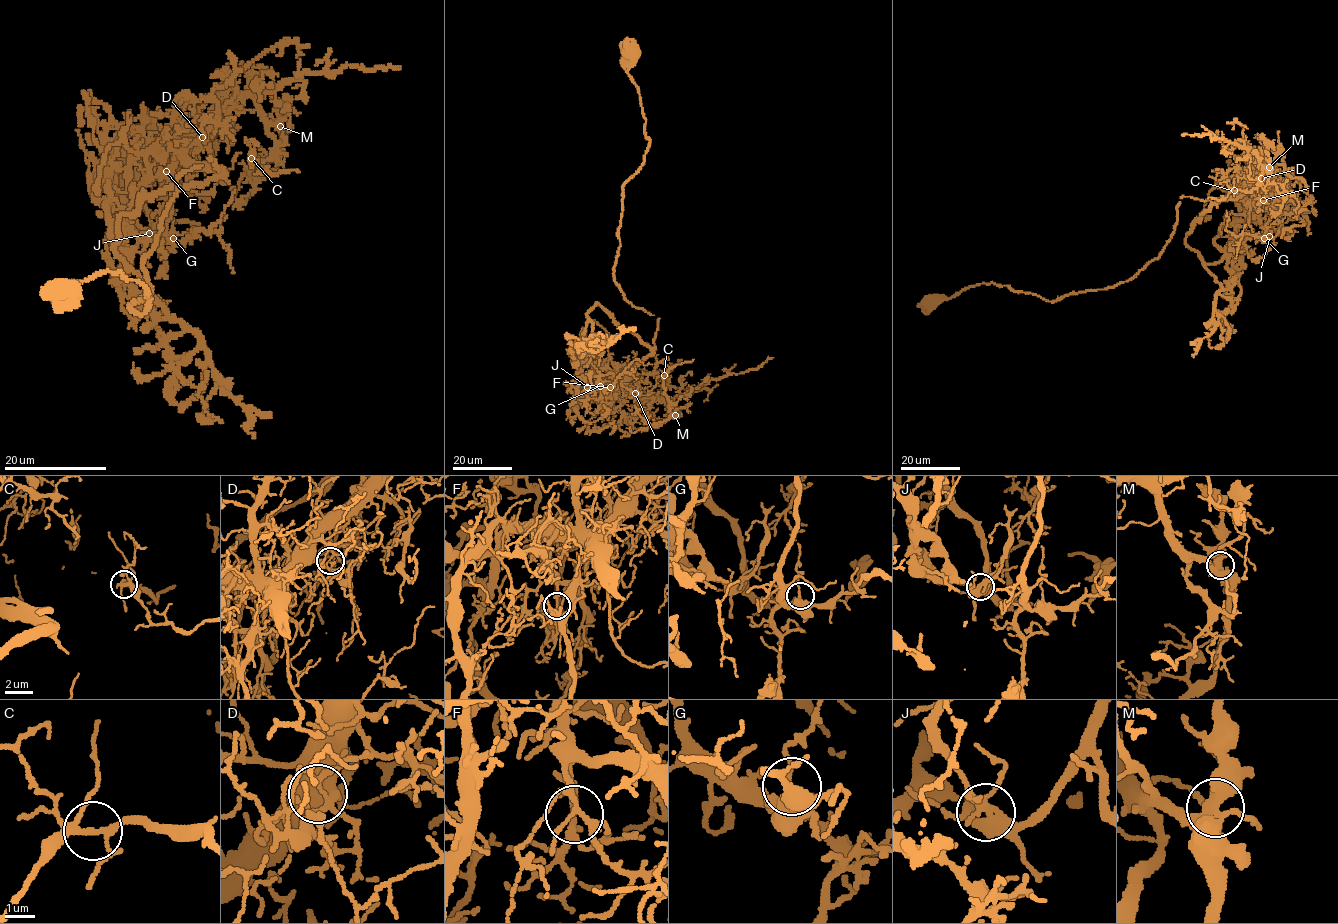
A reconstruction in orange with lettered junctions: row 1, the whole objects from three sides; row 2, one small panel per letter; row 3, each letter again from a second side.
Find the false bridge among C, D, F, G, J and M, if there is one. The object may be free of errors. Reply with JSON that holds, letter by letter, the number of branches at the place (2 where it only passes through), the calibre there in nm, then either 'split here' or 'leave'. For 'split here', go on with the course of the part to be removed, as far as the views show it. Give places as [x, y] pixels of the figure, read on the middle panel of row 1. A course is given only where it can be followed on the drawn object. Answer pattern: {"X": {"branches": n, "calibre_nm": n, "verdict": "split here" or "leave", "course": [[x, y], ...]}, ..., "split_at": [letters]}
{"C": {"branches": 5, "calibre_nm": 200, "verdict": "leave"}, "D": {"branches": 5, "calibre_nm": 180, "verdict": "leave"}, "F": {"branches": 5, "calibre_nm": 170, "verdict": "leave"}, "G": {"branches": 4, "calibre_nm": 340, "verdict": "leave"}, "J": {"branches": 4, "calibre_nm": 360, "verdict": "leave"}, "M": {"branches": 4, "calibre_nm": 400, "verdict": "leave"}, "split_at": []}

